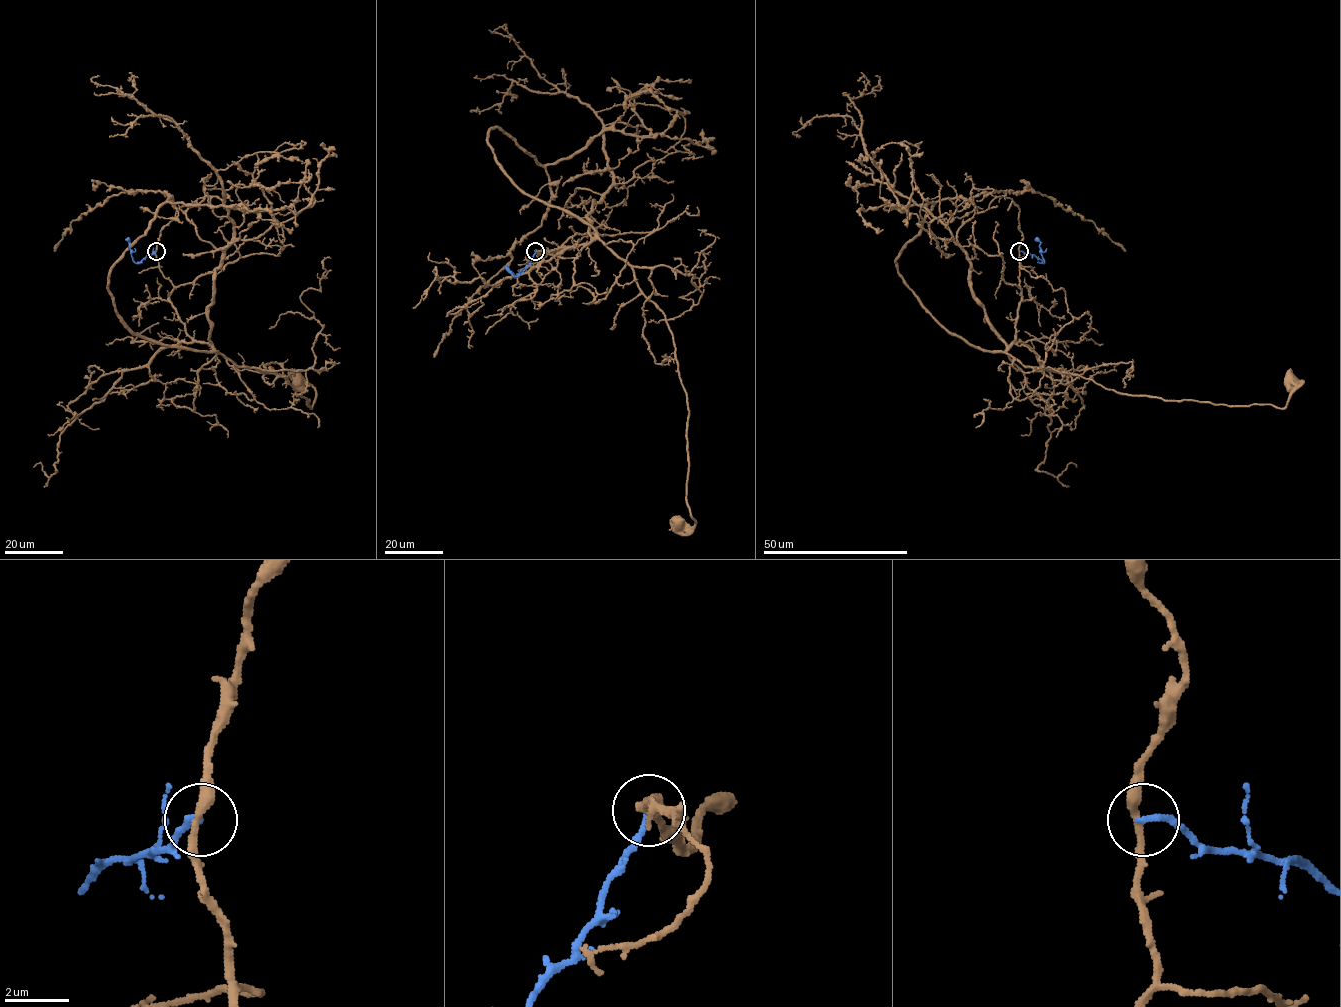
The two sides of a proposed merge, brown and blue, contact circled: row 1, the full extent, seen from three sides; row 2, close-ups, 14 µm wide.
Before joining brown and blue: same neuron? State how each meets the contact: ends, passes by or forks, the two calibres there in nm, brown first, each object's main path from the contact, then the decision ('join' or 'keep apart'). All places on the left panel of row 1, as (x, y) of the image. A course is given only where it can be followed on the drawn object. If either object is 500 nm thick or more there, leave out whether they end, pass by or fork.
brown passes by; blue ends; calibres 280 and 190 nm; course brown (156, 251), (185, 332), (237, 365), (280, 374), (311, 408), (316, 389), (299, 380); course blue (156, 251), (137, 263), (125, 239); keep apart

